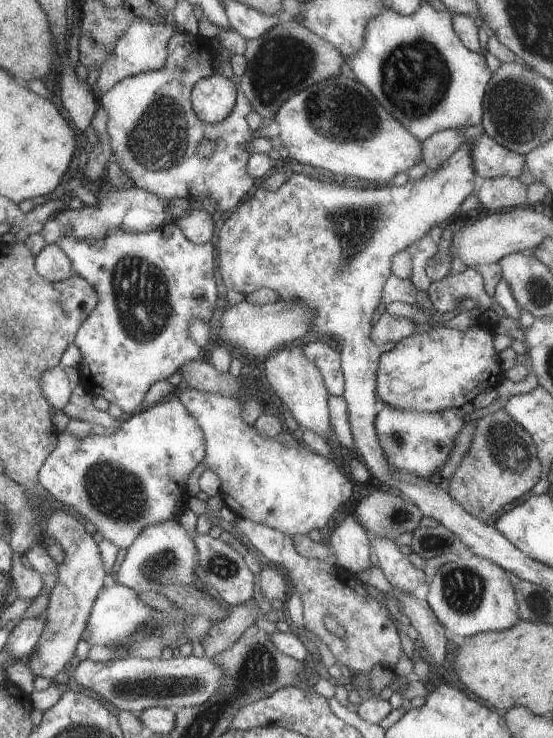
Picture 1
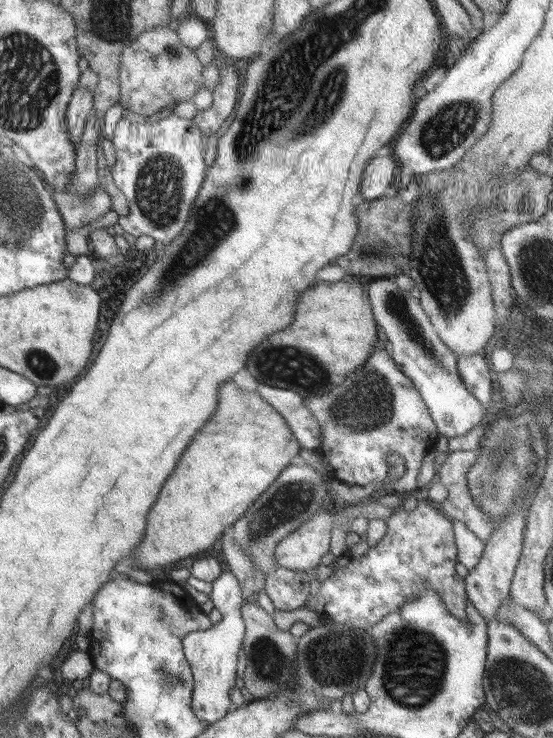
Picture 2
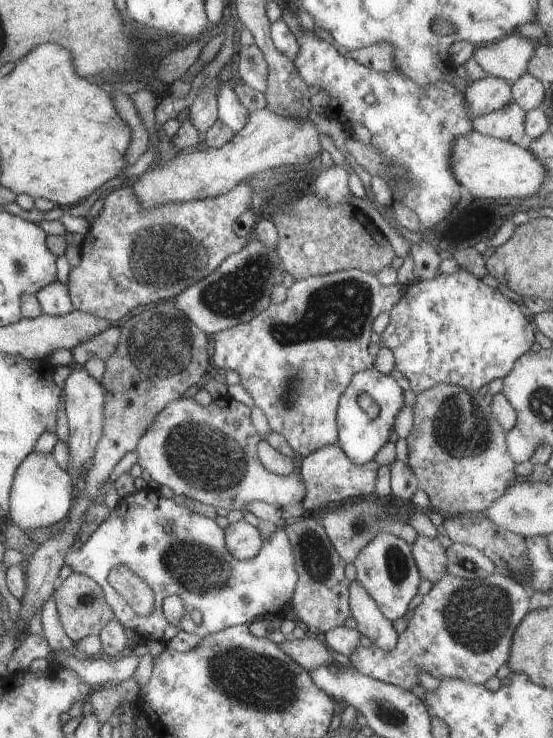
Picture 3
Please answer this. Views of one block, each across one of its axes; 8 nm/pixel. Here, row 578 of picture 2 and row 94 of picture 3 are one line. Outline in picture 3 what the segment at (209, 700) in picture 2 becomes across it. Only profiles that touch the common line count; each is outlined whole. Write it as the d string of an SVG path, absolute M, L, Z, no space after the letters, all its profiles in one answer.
M221 82L217 88L217 114L219 120L229 126L233 132L237 132L241 126L247 124L249 110L239 102L239 96L233 90L233 84Z

